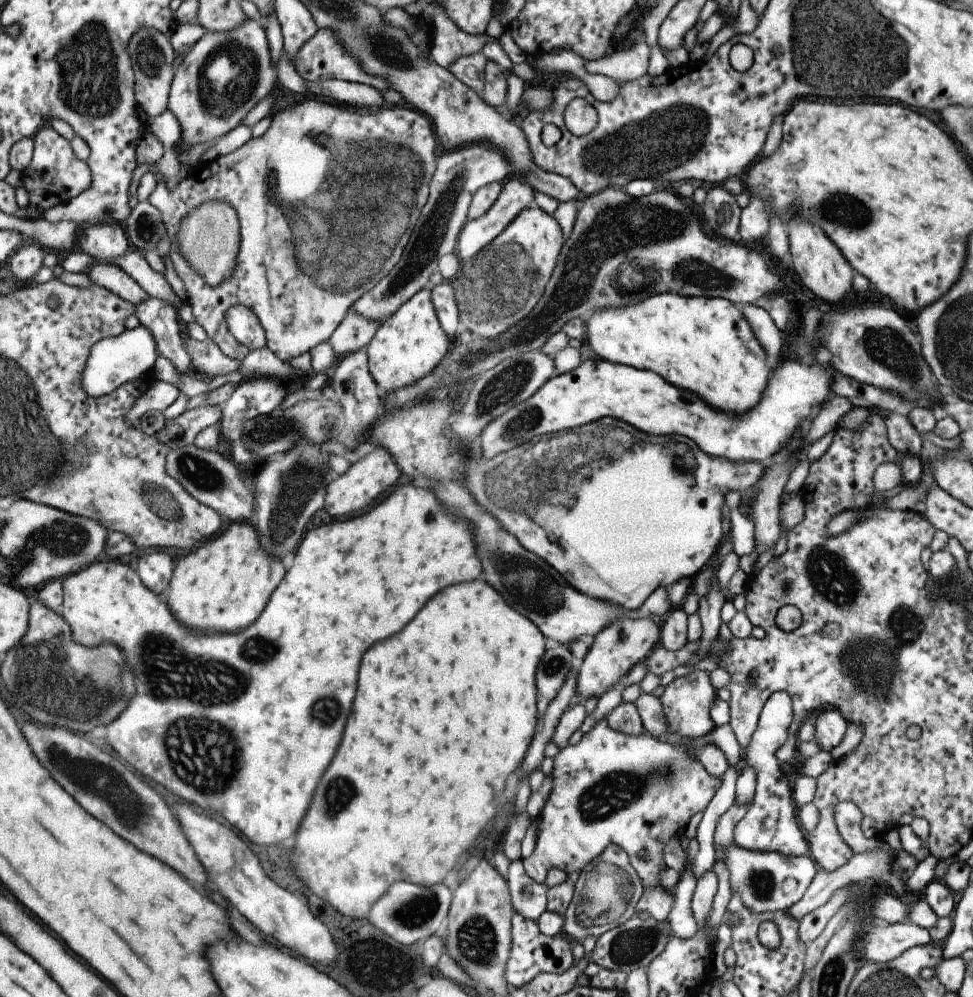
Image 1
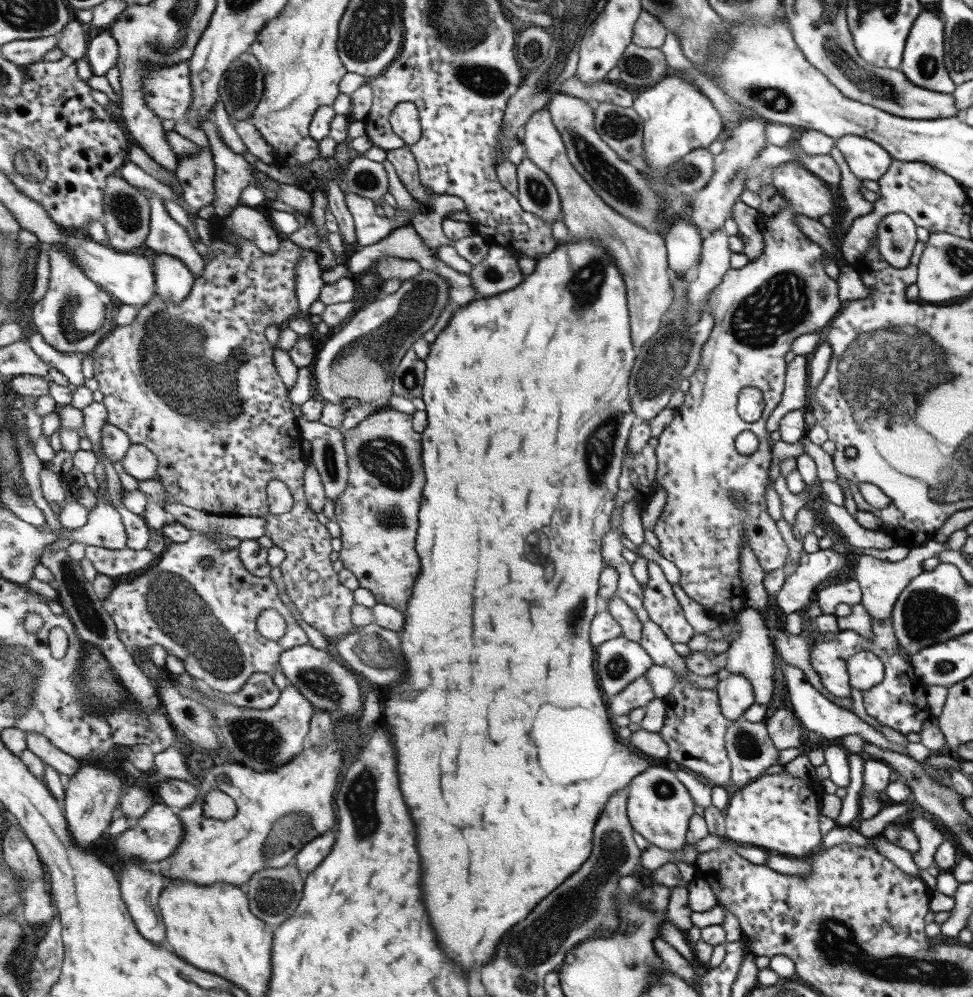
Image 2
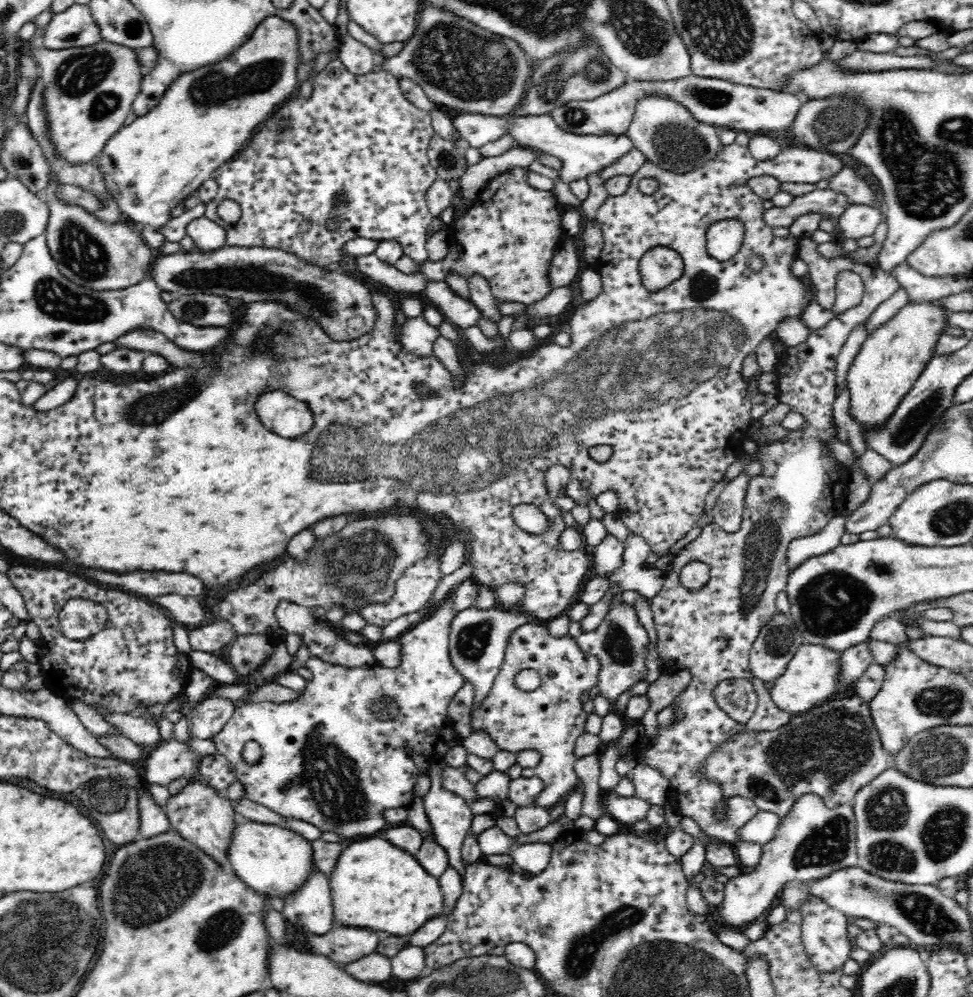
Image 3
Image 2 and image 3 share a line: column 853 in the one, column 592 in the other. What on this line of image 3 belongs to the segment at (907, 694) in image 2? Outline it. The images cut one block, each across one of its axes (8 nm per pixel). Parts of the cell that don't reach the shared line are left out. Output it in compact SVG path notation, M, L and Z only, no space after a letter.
M622 596L610 600L610 610L602 626L592 634L582 634L576 642L586 654L594 654L600 660L602 670L598 674L598 694L608 704L614 704L622 694L628 694L634 688L634 684L642 680L646 682L646 674L648 674L646 658L648 658L650 634L640 624L634 604L624 602Z

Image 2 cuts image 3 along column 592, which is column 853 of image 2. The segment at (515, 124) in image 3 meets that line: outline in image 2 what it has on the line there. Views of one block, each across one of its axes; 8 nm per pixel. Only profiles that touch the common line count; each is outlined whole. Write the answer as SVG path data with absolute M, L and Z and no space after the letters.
M845 136L835 140L835 148L841 152L851 174L855 174L857 180L877 182L893 162L893 158L885 154L881 146L857 136Z

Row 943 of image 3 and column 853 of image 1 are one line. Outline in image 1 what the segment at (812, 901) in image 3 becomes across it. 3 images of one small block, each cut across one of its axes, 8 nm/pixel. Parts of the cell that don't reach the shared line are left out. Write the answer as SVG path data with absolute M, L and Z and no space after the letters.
M839 802L835 806L835 824L839 834L843 836L845 844L855 852L855 854L863 854L867 850L877 850L877 848L885 848L887 842L883 838L867 838L863 834L861 822L863 822L863 812L859 810L857 804L853 802Z

